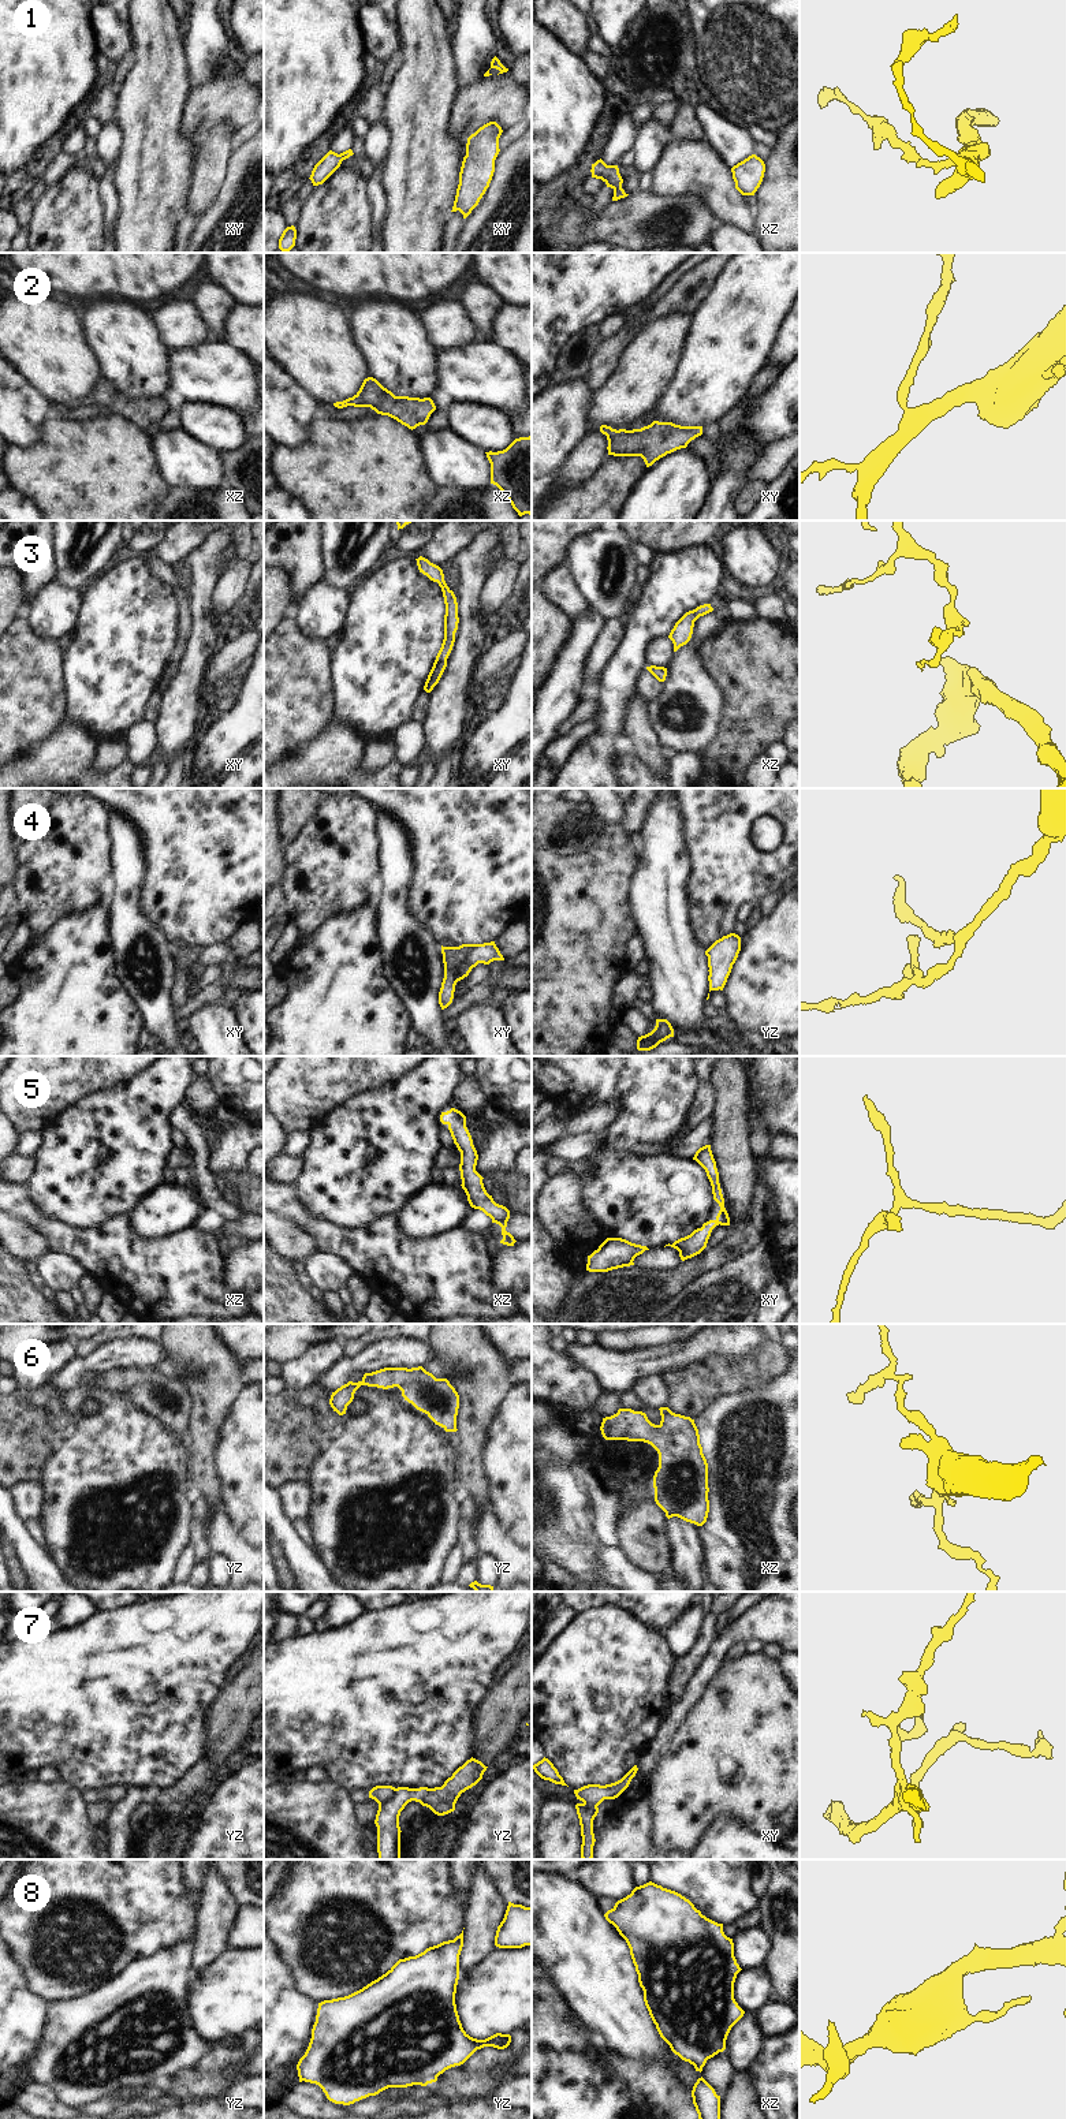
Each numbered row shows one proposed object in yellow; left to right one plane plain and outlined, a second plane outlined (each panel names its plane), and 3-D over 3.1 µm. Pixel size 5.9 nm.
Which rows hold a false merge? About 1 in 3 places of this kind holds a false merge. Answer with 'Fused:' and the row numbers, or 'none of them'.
Fused: 7

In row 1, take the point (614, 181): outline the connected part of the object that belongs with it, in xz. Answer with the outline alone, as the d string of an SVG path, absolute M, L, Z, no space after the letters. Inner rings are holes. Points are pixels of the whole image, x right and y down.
M601 158L592 164L592 178L601 179L607 187L614 190L612 201L627 197L622 189L623 179L619 174L618 165L607 165Z

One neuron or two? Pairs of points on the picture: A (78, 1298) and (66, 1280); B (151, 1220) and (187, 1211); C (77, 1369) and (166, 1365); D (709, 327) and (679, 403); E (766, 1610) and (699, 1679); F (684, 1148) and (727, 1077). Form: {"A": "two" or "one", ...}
{"A": "two", "B": "one", "C": "two", "D": "one", "E": "one", "F": "two"}

